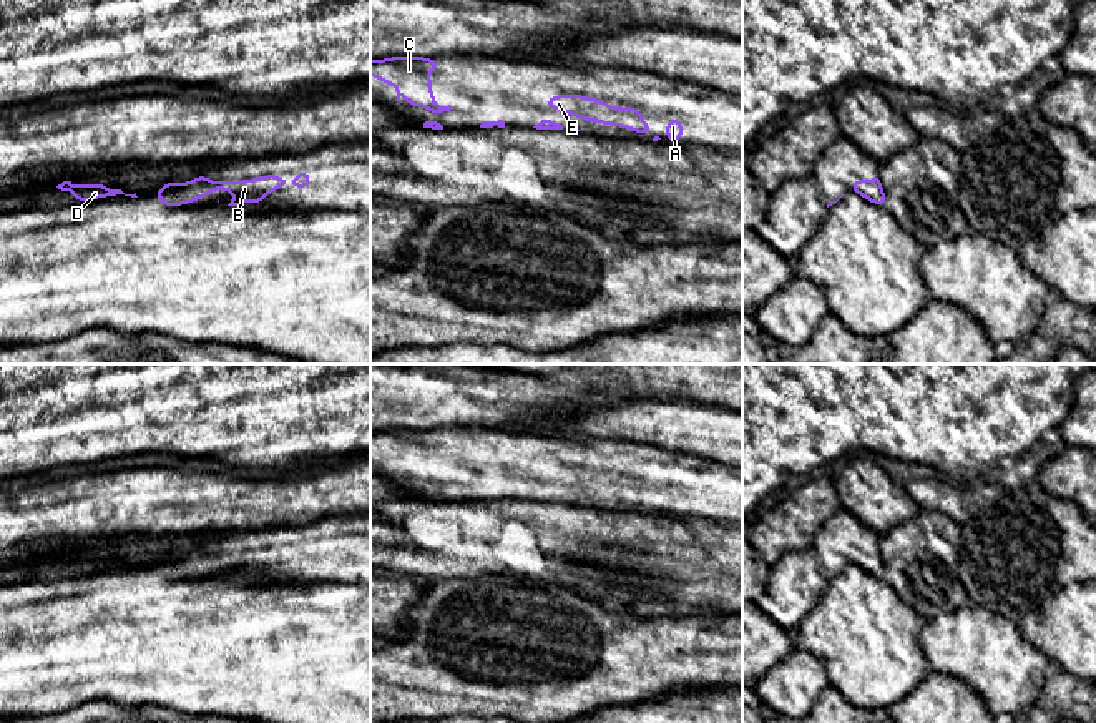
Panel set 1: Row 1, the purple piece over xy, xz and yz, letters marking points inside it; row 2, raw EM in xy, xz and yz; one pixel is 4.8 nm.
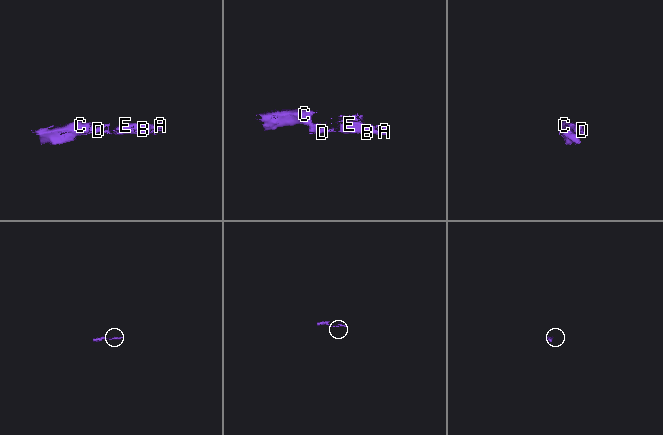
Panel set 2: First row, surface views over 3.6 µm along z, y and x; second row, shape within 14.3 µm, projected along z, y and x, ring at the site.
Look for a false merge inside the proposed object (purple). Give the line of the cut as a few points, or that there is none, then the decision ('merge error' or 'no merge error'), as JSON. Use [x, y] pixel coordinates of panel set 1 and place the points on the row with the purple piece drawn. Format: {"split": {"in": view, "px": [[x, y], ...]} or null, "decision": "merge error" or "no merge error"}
{"split": null, "decision": "no merge error"}

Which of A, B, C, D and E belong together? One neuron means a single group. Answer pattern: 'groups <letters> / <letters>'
groups A B C D E

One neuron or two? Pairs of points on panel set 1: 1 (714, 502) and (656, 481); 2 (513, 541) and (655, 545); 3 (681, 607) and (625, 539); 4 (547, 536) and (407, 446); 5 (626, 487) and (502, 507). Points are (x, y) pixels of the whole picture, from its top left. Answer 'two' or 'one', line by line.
1: one
2: one
3: one
4: two
5: two

